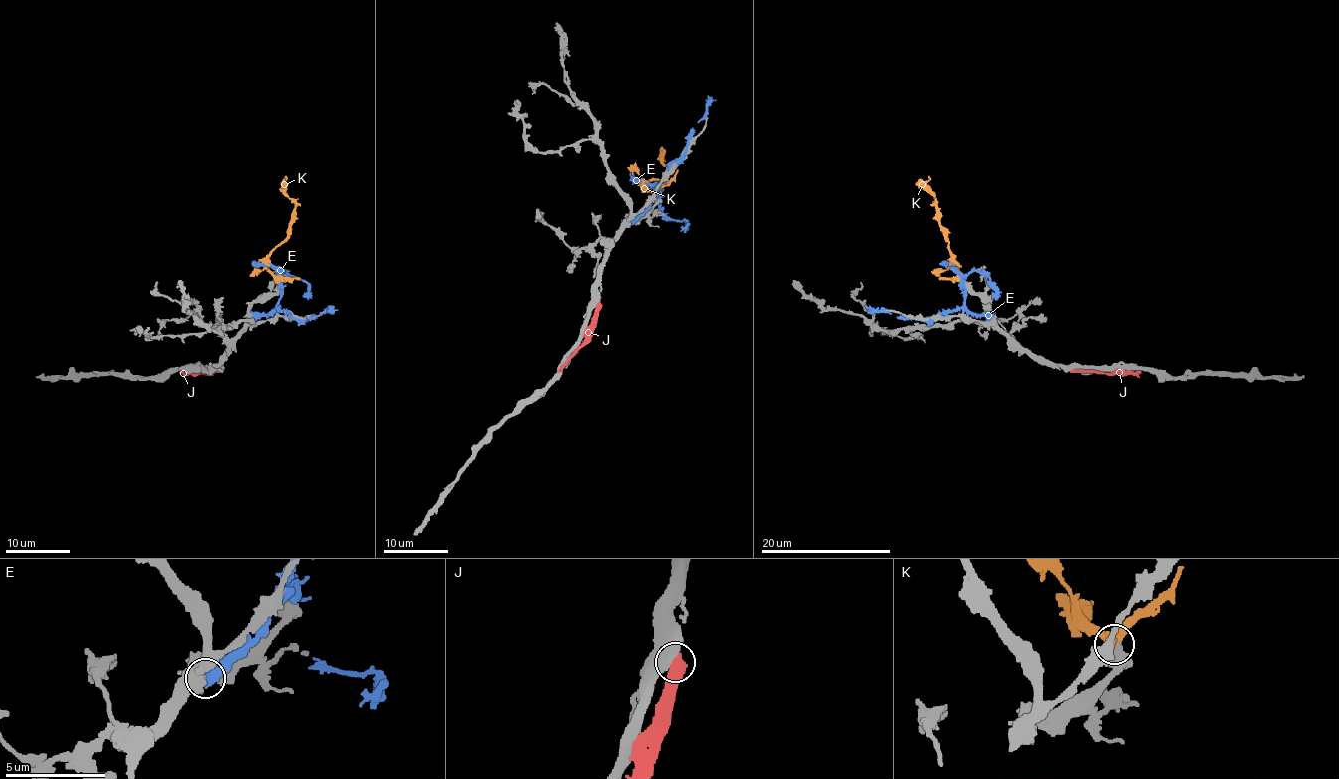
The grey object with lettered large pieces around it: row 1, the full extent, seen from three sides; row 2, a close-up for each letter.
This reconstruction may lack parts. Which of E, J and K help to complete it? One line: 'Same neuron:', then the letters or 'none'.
Same neuron: K

